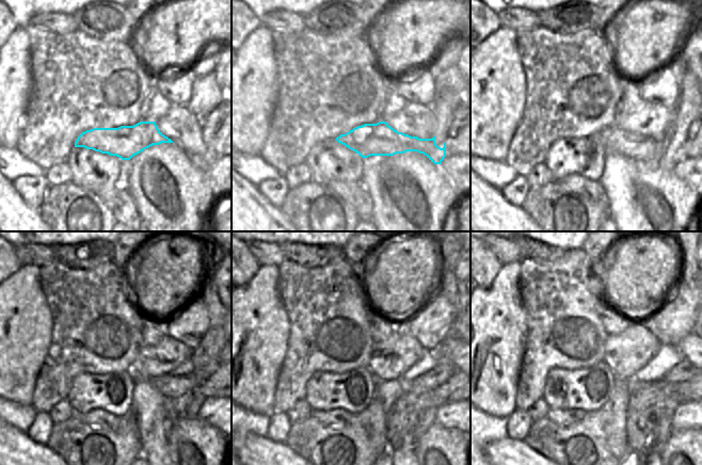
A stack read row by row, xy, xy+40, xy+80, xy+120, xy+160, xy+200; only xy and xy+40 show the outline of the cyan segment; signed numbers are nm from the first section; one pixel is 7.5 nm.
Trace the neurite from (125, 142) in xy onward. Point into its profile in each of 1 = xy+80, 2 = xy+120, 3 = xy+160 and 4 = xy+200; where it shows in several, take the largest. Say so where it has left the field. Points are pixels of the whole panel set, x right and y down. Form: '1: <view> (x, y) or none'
1: xy+80 (634, 145)
2: xy+120 (169, 385)
3: xy+160 (442, 371)
4: xy+200 (685, 370)

